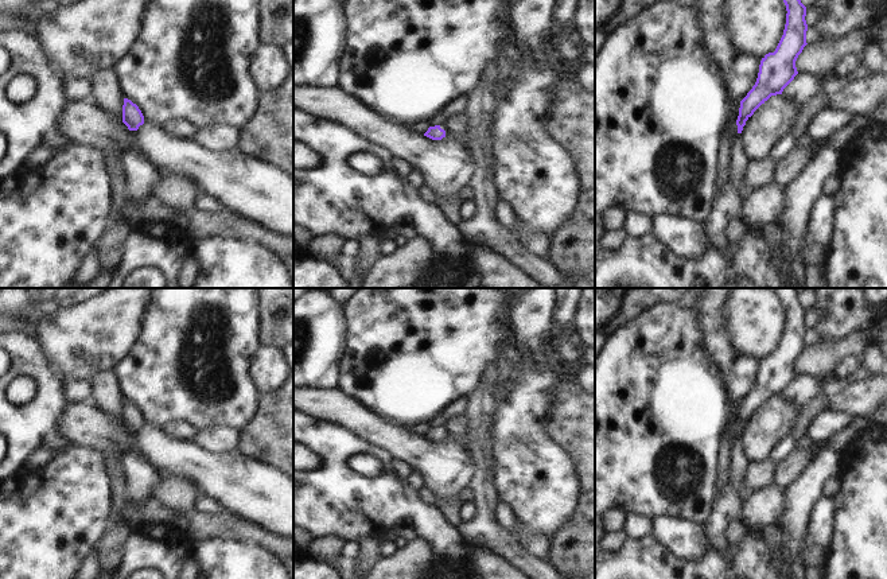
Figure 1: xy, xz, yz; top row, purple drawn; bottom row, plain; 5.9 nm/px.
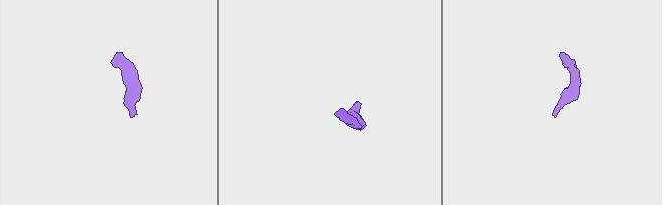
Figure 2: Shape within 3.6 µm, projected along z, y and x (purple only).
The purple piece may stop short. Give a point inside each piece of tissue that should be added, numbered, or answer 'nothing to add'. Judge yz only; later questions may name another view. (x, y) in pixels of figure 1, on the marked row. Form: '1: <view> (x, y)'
nothing to add

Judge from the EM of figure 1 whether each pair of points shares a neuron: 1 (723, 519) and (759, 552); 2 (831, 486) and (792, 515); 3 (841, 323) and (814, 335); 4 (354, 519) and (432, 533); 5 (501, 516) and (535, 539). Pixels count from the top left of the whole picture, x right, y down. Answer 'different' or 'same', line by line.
1: different
2: different
3: different
4: same
5: same

